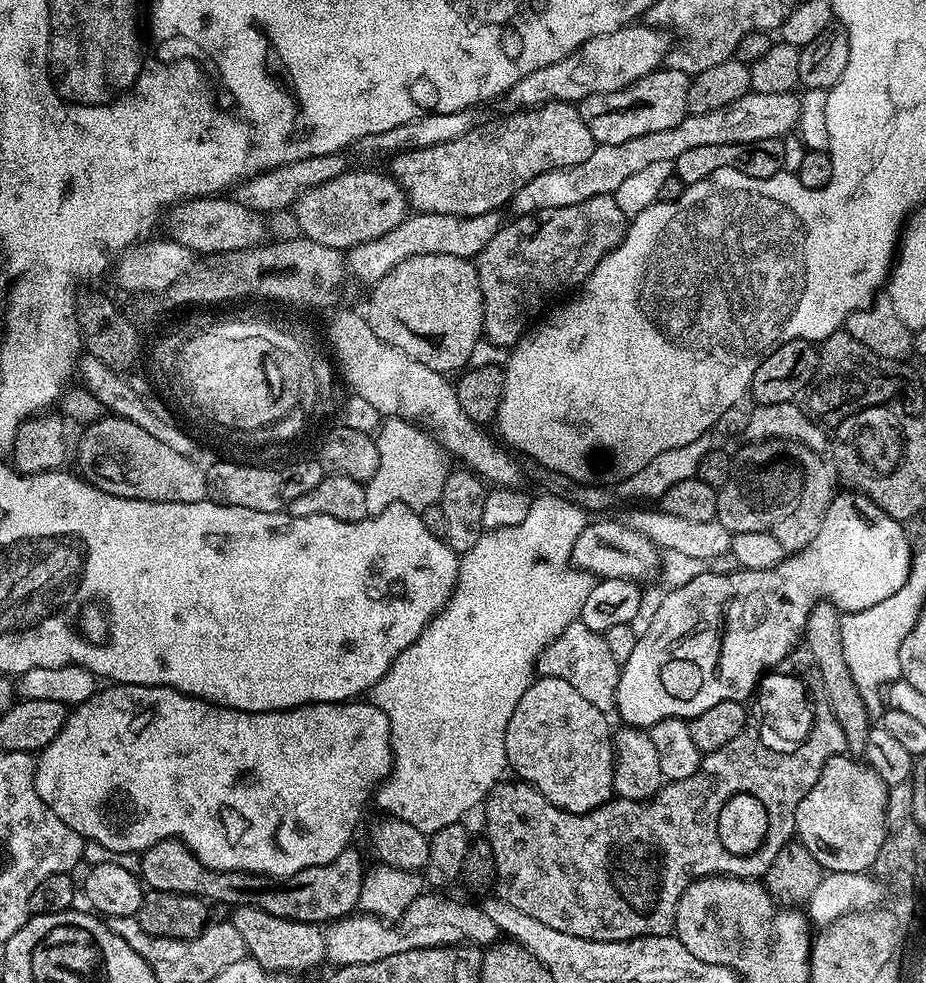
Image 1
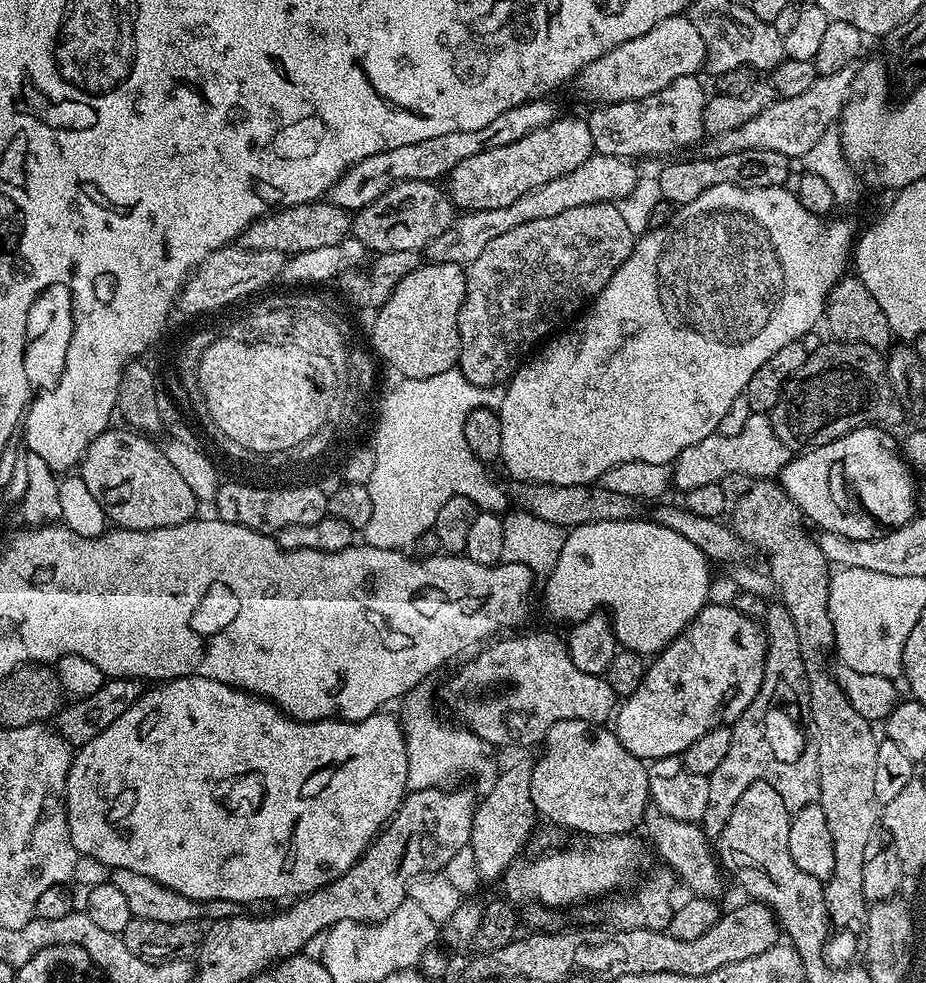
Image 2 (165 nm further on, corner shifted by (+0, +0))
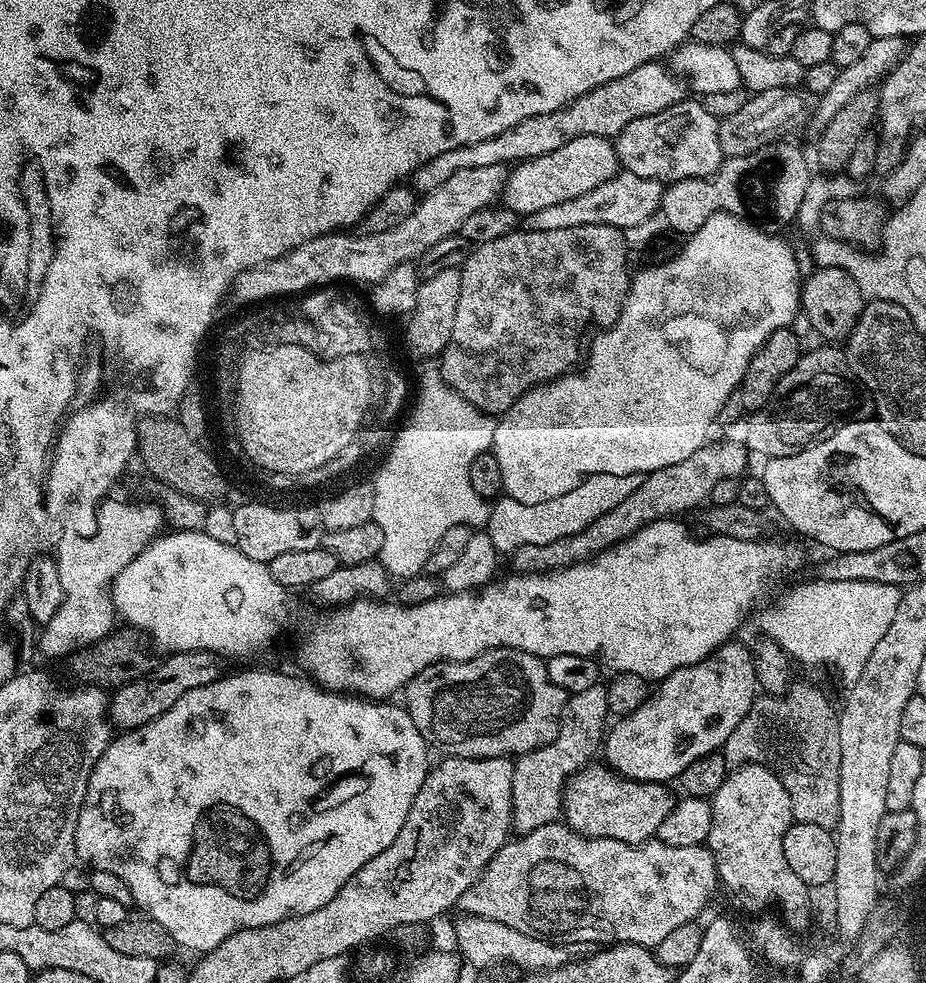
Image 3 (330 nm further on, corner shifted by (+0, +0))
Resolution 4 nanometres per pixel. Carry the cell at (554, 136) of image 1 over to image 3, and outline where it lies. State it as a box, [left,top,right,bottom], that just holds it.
[502,134,621,217]

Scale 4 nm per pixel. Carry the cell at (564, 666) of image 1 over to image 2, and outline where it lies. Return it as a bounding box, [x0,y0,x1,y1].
[444,632,617,749]

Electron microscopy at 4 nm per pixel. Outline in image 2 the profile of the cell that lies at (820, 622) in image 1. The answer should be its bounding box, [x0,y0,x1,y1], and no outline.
[730,478,882,929]

